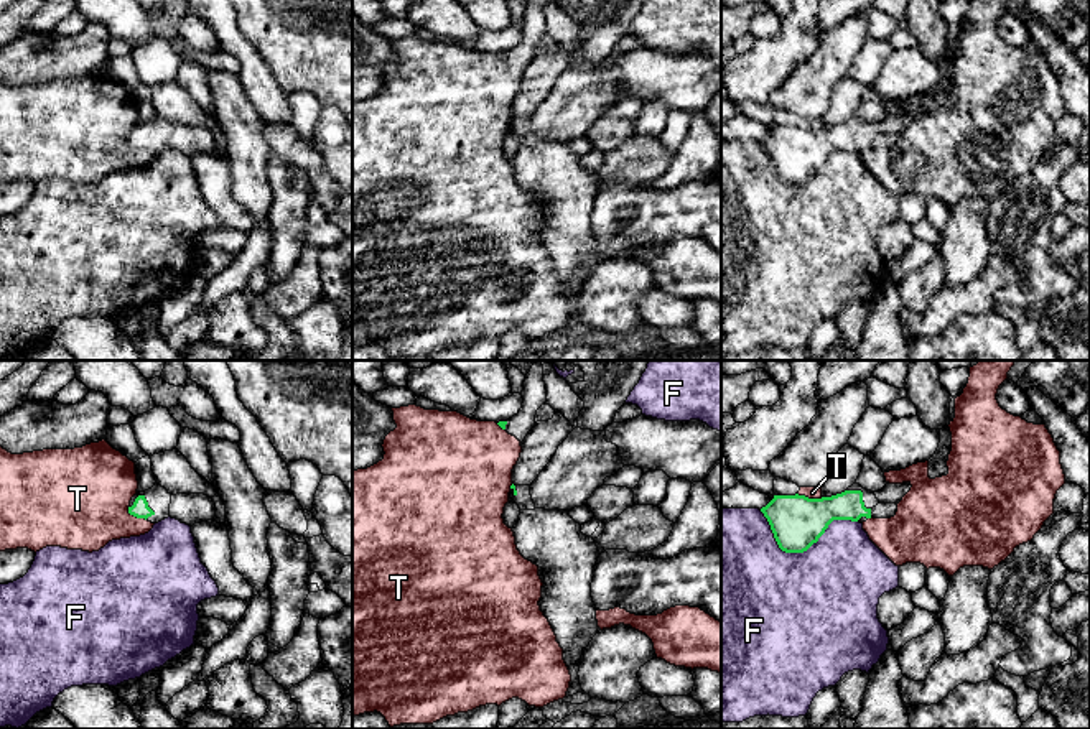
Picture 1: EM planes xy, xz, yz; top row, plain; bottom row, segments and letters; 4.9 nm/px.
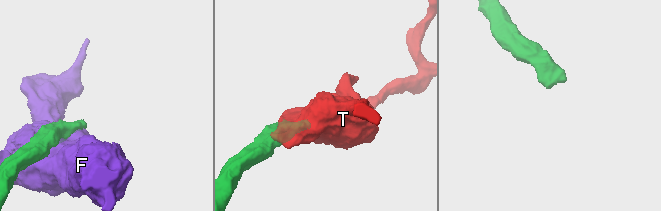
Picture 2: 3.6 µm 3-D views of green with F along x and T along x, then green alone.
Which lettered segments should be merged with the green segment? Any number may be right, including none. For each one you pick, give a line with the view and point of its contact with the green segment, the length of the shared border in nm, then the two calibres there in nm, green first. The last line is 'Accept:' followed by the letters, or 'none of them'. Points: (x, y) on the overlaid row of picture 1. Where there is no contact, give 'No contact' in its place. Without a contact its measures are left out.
Accept: none of them

